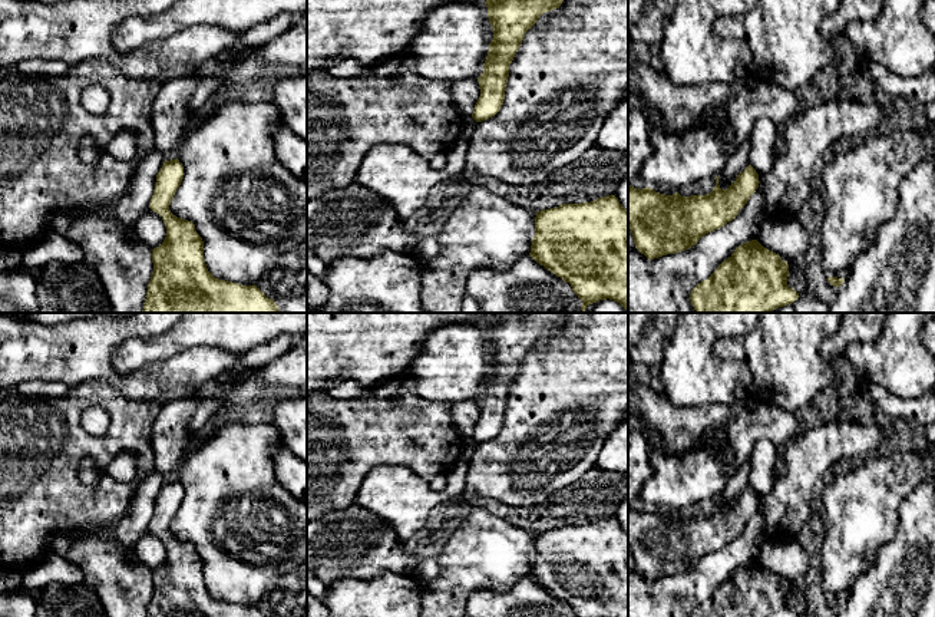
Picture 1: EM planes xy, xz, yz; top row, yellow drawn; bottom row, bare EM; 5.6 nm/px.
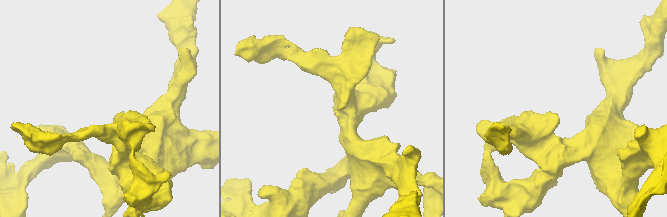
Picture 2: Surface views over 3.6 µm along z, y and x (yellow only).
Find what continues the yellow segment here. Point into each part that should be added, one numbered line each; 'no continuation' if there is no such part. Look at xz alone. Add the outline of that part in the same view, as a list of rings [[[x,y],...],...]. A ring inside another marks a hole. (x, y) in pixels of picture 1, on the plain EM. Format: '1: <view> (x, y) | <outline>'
no continuation

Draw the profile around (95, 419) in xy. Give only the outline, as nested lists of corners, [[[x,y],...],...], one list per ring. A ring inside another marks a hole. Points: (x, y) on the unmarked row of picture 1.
[[[90,406],[83,410],[80,423],[87,433],[99,436],[108,430],[110,416],[109,412],[102,406]]]

